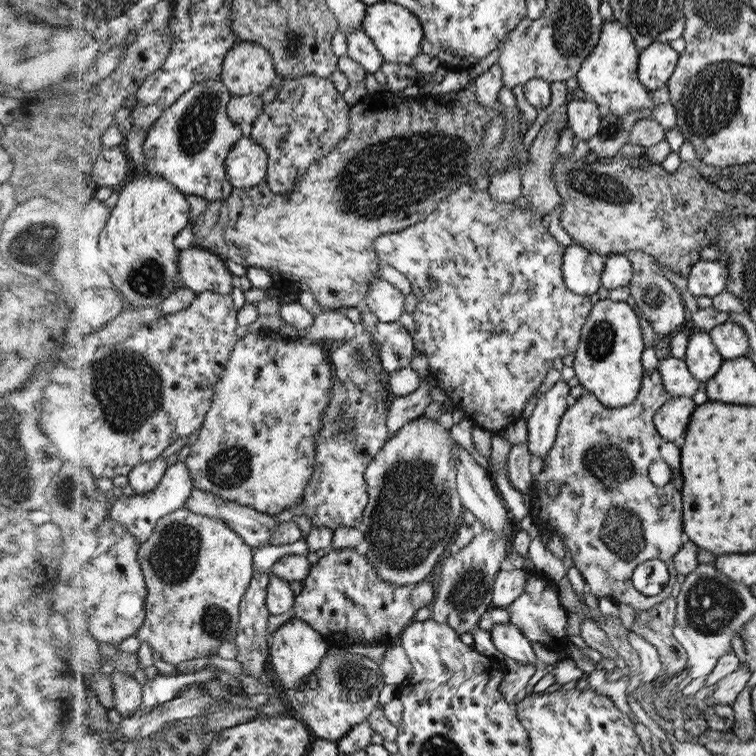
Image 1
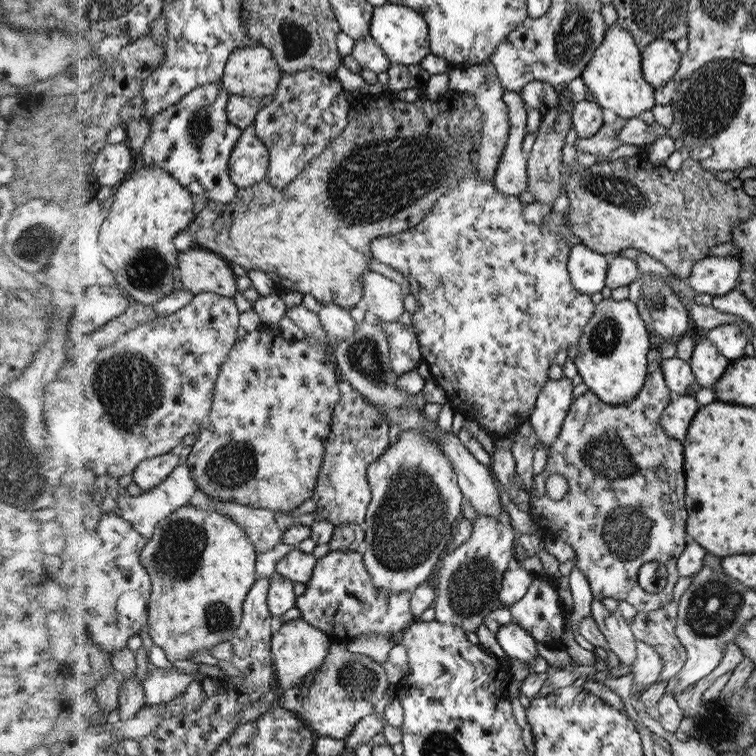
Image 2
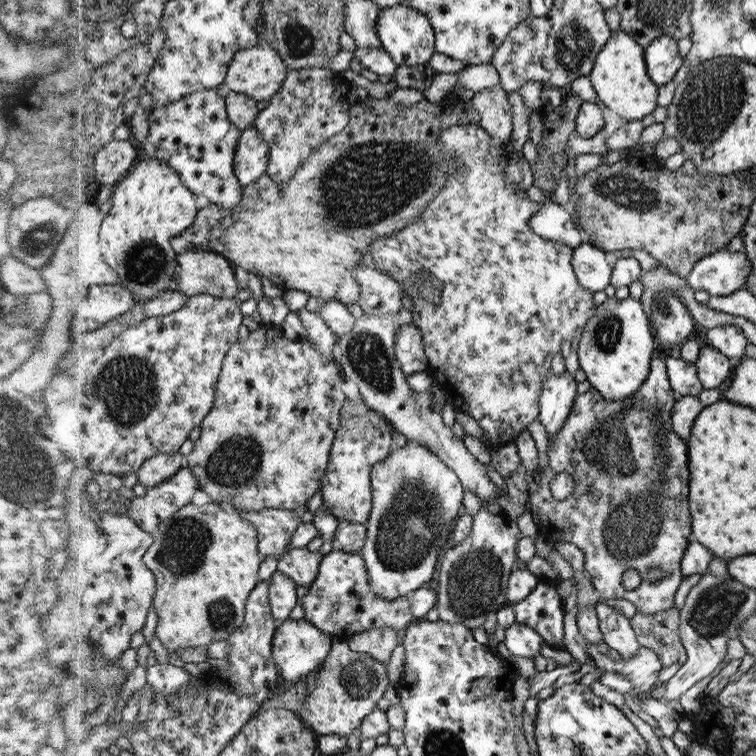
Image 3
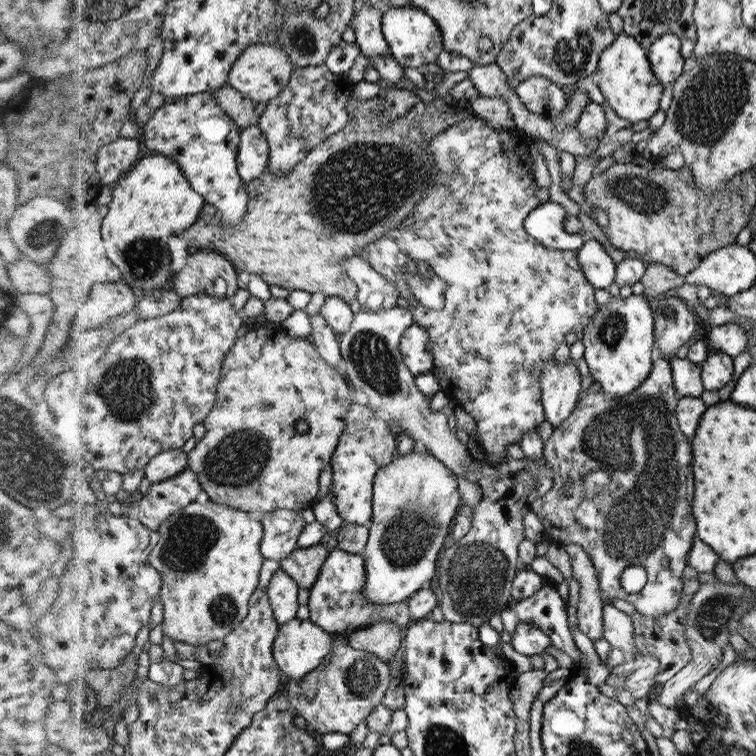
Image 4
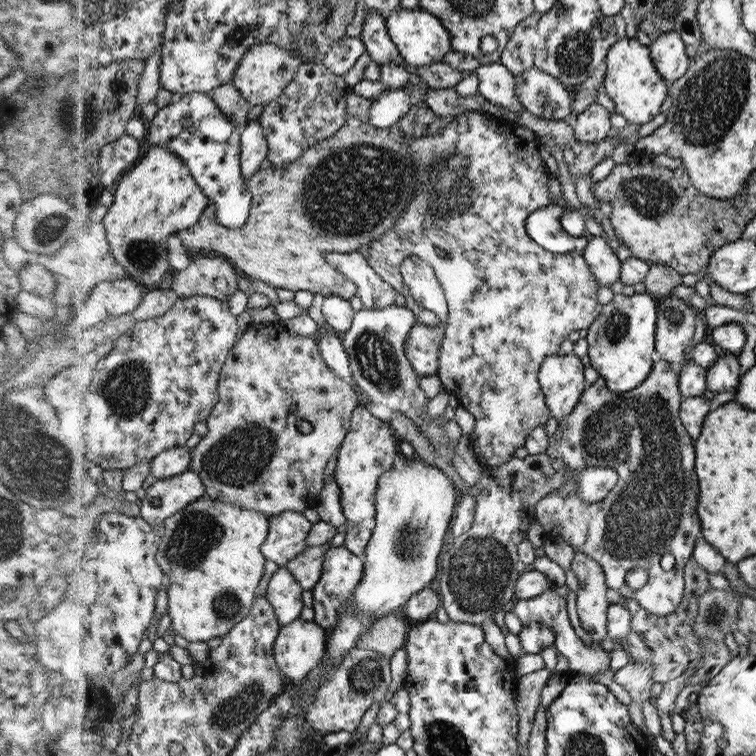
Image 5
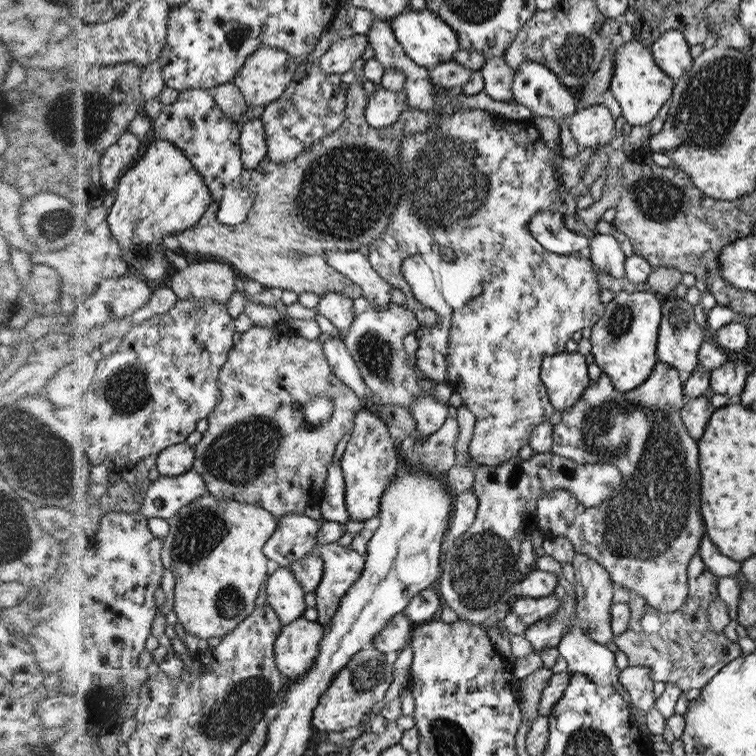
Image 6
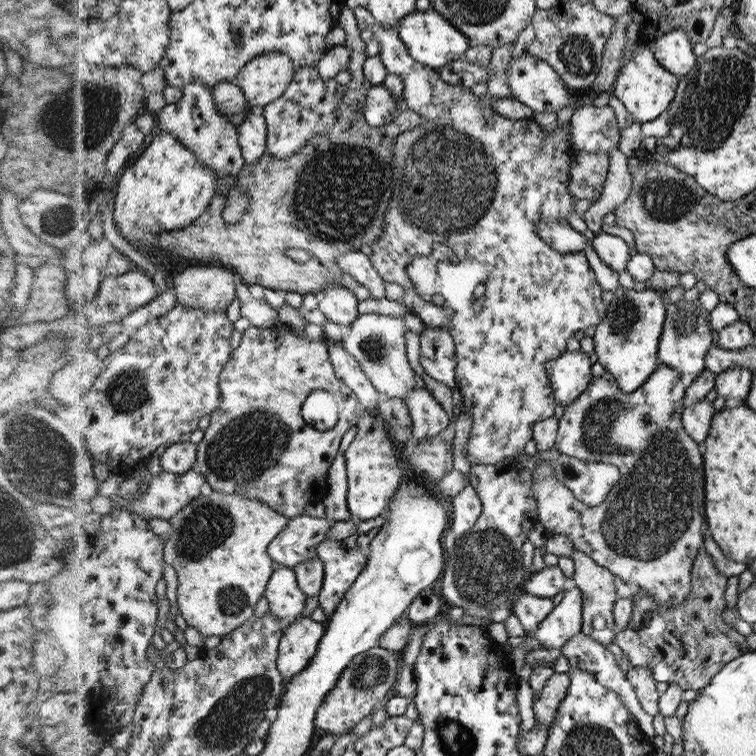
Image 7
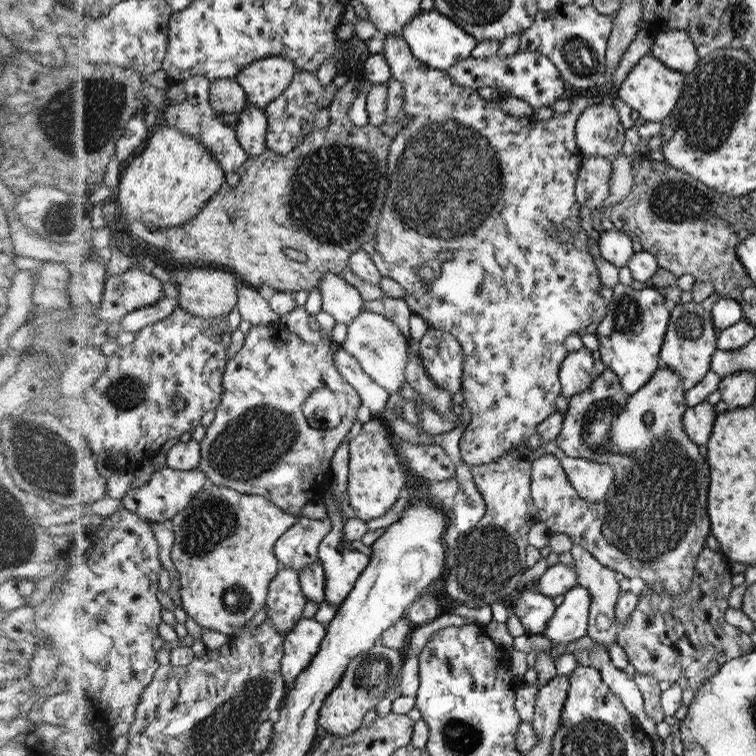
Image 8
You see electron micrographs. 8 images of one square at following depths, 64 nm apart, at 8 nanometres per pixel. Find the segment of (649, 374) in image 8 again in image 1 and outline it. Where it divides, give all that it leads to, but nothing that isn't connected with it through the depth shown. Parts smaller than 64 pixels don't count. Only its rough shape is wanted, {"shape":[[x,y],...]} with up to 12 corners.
{"shape":[[599,299],[573,369],[606,408],[627,407],[645,370],[626,301]]}

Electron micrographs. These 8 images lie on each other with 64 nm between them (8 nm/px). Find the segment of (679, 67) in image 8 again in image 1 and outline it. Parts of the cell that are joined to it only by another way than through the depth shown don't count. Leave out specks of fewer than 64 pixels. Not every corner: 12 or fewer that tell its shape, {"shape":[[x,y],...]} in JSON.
{"shape":[[666,42],[639,51],[638,80],[665,88],[680,54]]}

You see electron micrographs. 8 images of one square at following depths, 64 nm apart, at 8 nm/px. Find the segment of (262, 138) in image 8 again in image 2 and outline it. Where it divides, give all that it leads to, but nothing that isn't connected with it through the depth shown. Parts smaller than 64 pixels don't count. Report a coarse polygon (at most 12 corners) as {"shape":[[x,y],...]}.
{"shape":[[255,128],[243,132],[230,166],[234,183],[269,177],[271,153]]}

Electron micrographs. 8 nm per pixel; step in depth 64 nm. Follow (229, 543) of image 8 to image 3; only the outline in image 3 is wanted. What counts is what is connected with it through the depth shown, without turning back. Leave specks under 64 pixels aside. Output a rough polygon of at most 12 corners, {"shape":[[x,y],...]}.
{"shape":[[218,502],[146,553],[157,637],[228,641],[260,584],[258,529]]}

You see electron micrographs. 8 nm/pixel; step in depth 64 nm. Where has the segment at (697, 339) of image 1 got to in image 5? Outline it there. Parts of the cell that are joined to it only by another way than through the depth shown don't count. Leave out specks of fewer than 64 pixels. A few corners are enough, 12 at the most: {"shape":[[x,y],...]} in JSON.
{"shape":[[722,353],[706,371],[709,391],[737,391],[737,355]]}

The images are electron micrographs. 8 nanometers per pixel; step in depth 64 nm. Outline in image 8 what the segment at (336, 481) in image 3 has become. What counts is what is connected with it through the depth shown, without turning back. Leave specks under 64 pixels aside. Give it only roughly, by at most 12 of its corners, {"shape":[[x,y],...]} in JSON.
{"shape":[[365,415],[349,442],[347,499],[384,516],[406,474],[386,428]]}

